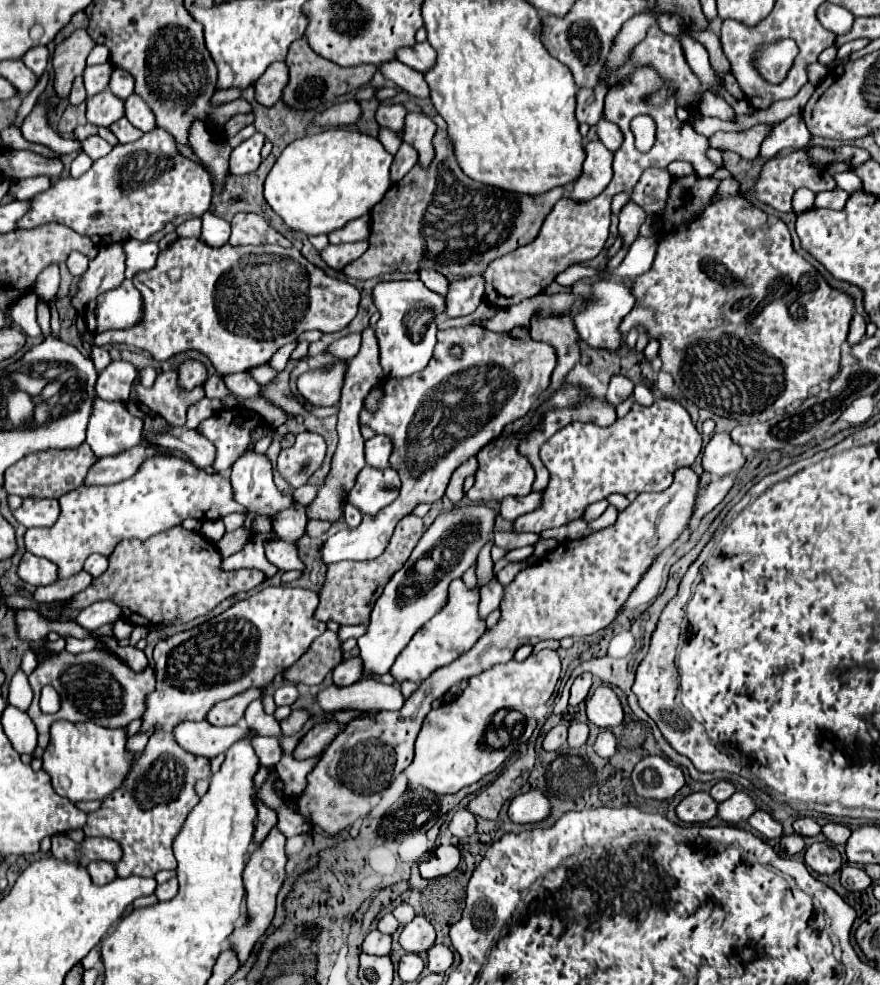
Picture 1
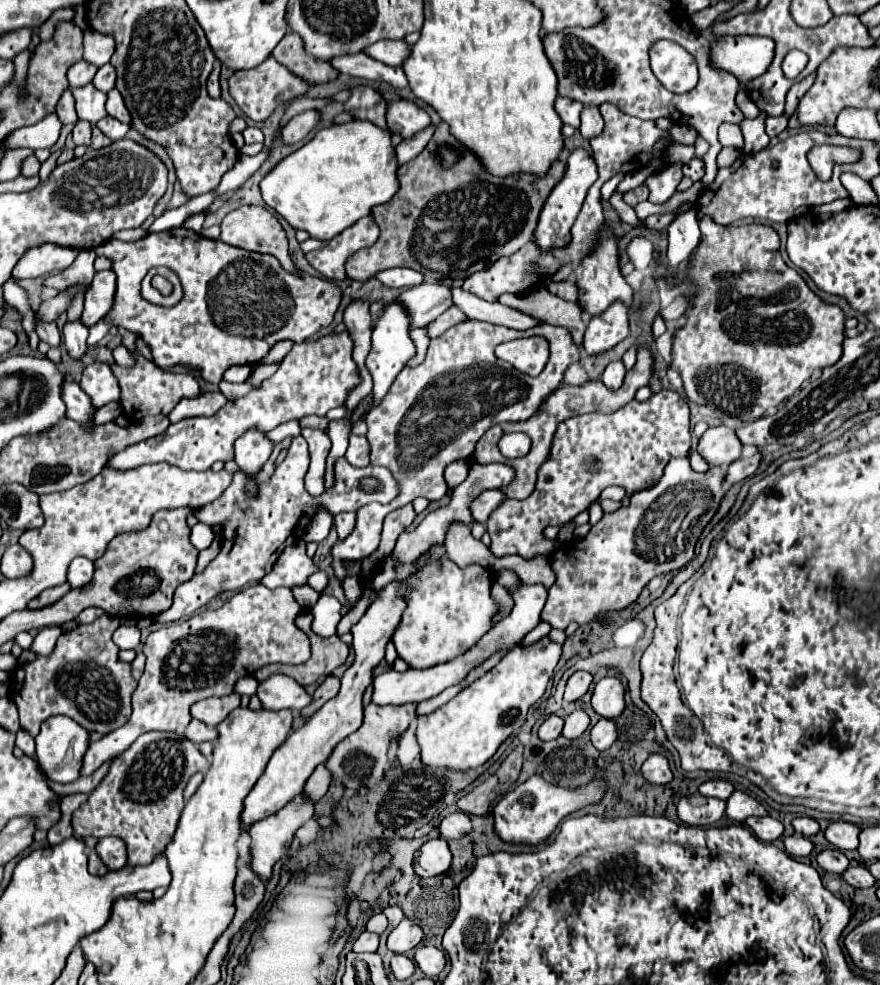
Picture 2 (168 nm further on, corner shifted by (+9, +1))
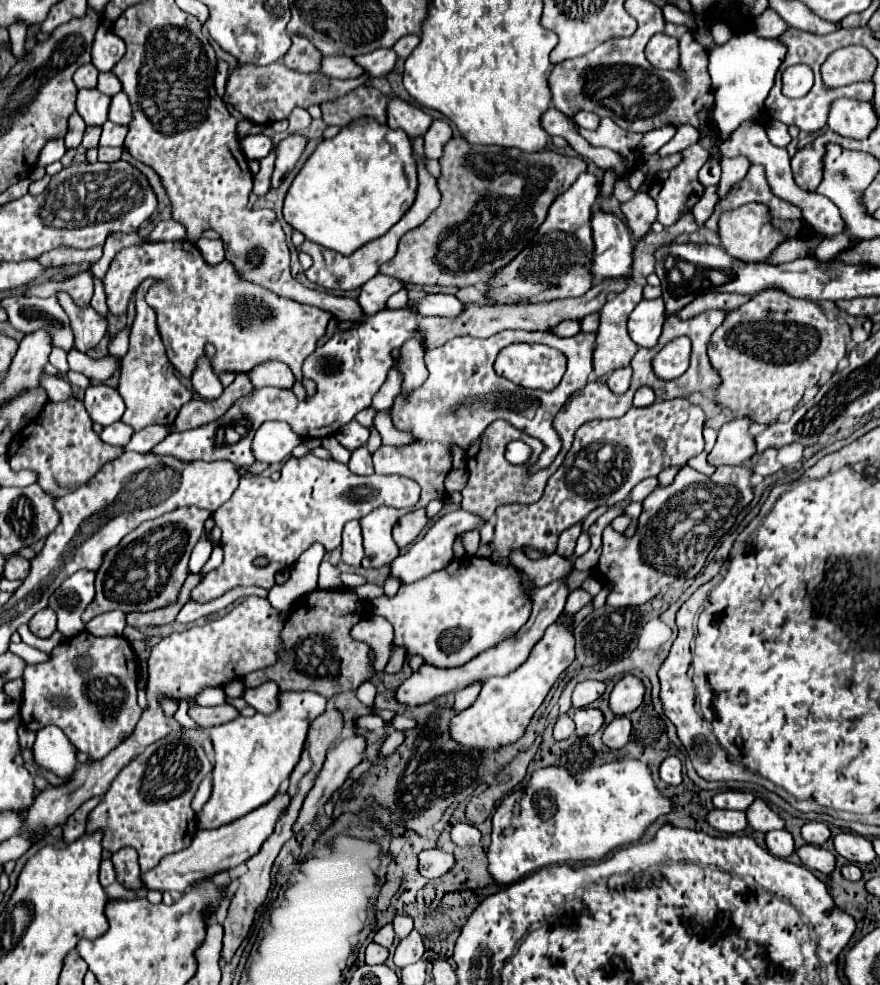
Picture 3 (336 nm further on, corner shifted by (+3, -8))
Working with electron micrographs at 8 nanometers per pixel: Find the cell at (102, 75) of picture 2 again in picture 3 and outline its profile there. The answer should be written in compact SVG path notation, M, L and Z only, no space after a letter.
M109 71L109 73L99 73L99 83L97 83L97 89L109 97L113 97L115 93L121 91L121 83L119 79Z

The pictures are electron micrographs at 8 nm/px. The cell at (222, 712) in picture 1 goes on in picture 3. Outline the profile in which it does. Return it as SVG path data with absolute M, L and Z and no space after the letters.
M217 705L217 707L189 707L189 717L201 725L201 727L215 727L215 725L223 725L227 721L233 721L235 717L239 717L239 711L229 705Z

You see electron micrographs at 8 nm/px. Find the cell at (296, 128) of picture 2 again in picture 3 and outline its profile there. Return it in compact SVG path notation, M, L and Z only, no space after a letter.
M289 135L285 137L277 147L275 147L275 171L271 175L271 189L279 187L279 183L283 181L283 177L295 167L297 159L301 157L303 149L307 145L307 139L301 135Z

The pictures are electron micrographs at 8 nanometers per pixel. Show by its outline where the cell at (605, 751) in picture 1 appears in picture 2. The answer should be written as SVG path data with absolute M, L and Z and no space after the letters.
M601 718L593 730L591 730L591 744L597 748L597 750L607 750L611 748L611 744L617 740L617 728L615 728L615 722L613 720L607 720L607 718Z

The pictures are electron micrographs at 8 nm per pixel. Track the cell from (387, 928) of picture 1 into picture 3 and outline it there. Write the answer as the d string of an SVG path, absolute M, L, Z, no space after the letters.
M385 925L385 927L381 927L381 929L375 933L373 941L379 943L379 945L383 945L383 947L391 947L393 937L395 937L395 933L393 933L393 925Z

